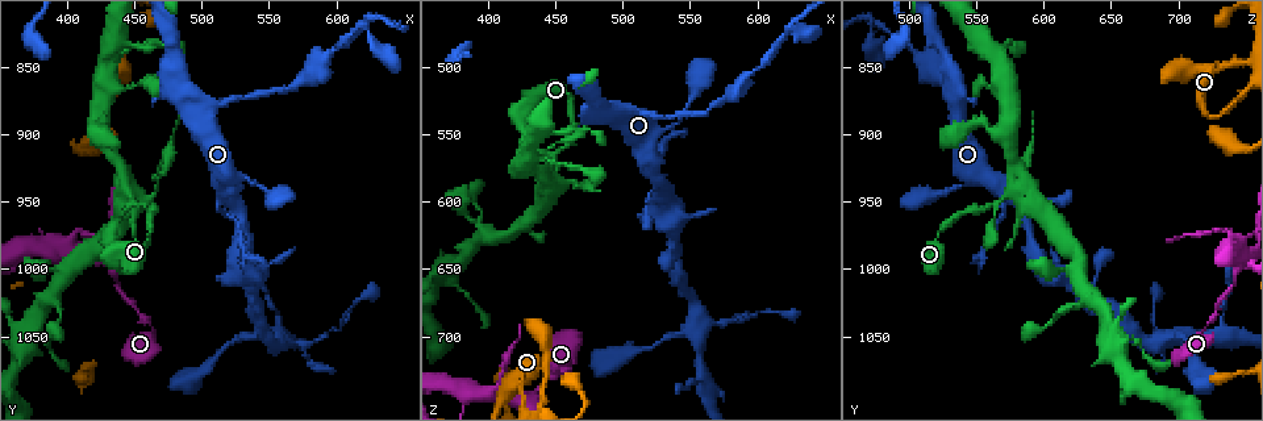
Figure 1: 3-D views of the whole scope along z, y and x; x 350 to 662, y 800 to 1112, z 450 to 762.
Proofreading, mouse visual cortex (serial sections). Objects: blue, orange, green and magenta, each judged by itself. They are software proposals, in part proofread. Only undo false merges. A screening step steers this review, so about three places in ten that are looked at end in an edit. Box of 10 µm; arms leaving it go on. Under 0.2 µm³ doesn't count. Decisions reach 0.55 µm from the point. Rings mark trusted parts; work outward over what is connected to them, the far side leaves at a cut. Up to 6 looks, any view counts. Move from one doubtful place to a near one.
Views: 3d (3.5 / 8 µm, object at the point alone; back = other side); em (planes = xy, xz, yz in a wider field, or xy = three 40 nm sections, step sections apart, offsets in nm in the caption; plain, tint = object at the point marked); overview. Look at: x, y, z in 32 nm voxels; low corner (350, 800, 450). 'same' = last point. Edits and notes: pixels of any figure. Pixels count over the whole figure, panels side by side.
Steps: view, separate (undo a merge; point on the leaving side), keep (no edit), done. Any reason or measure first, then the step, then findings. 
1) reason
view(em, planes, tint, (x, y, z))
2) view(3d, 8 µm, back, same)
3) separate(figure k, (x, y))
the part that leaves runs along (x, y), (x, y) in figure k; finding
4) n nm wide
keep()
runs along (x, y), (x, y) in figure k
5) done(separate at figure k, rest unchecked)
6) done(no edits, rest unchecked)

sharp bend
view(3d, 3.5 µm, (446, 944, 574))

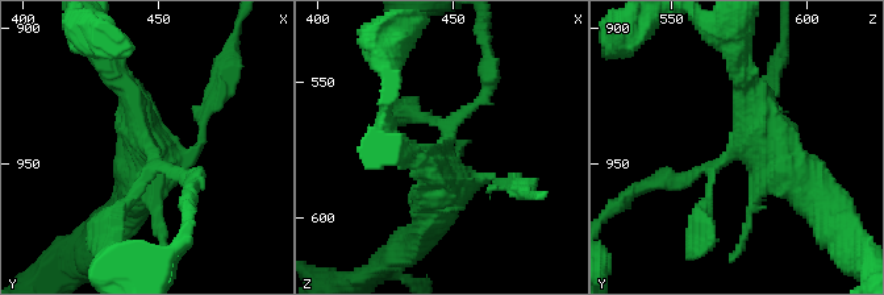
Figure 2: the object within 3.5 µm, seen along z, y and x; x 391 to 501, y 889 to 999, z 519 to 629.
now the EM
view(em, planes, tint, (447, 944, 575))

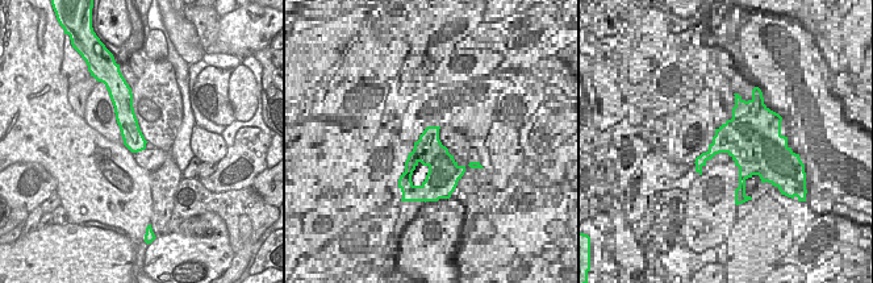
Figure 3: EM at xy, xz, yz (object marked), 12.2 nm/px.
260 nm wide
keep()
runs along (488, 87), (447, 128), (432, 215) in figure 2; continuous, no second cell

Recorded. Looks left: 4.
side arm on a straight run
view(3d, 3.5 µm, (436, 1002, 744))

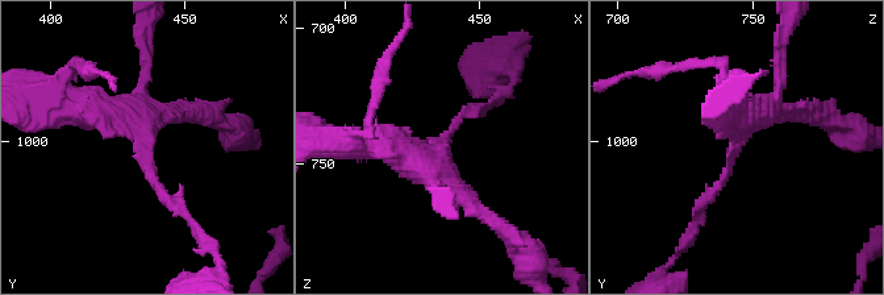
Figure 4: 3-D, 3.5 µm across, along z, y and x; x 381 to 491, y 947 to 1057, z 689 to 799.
3 arms; arms of 100, 250, 350 nm
view(em, xy, step 3, tint, (437, 1003, 743))

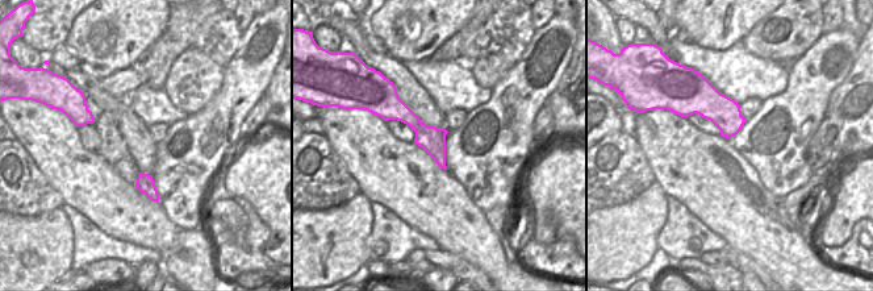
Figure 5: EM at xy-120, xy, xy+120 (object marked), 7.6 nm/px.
view(em, xy, step 5, tint, same)

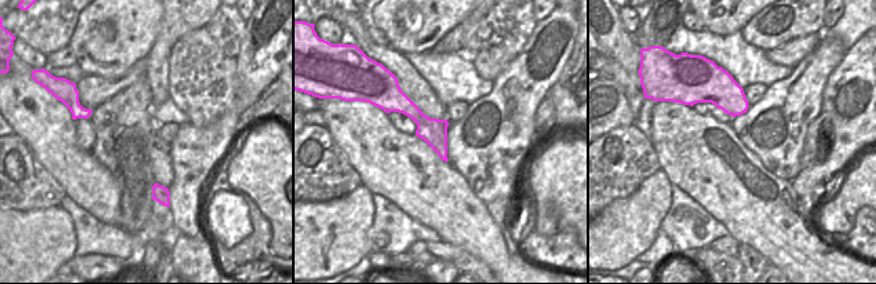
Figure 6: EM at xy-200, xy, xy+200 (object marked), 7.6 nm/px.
keep()
runs along (188, 219), (159, 191), (132, 117), (91, 113) in figure 4; continuous, no second cell

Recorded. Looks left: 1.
done(no edits, rest unchecked)

